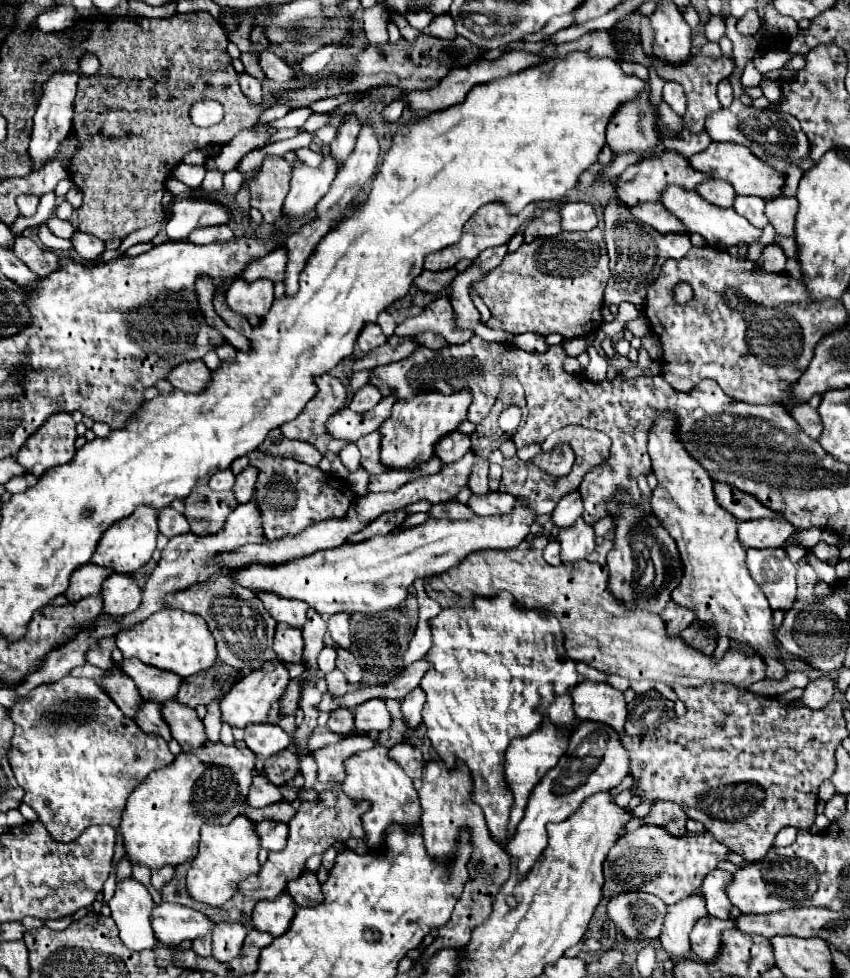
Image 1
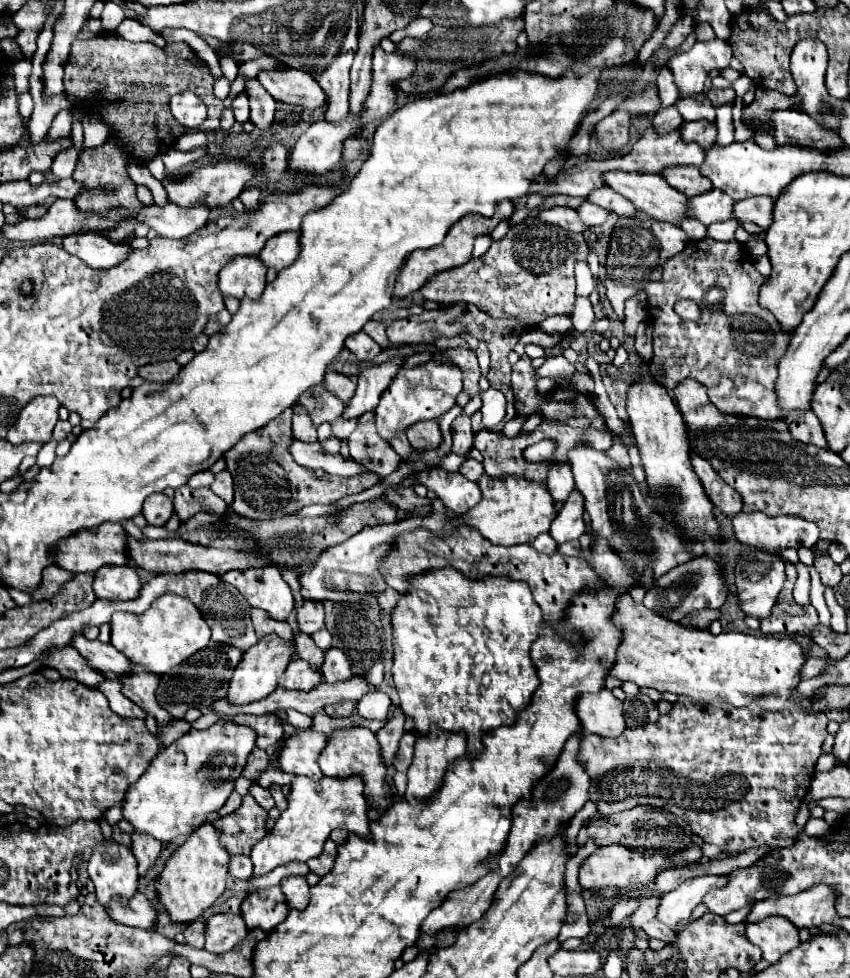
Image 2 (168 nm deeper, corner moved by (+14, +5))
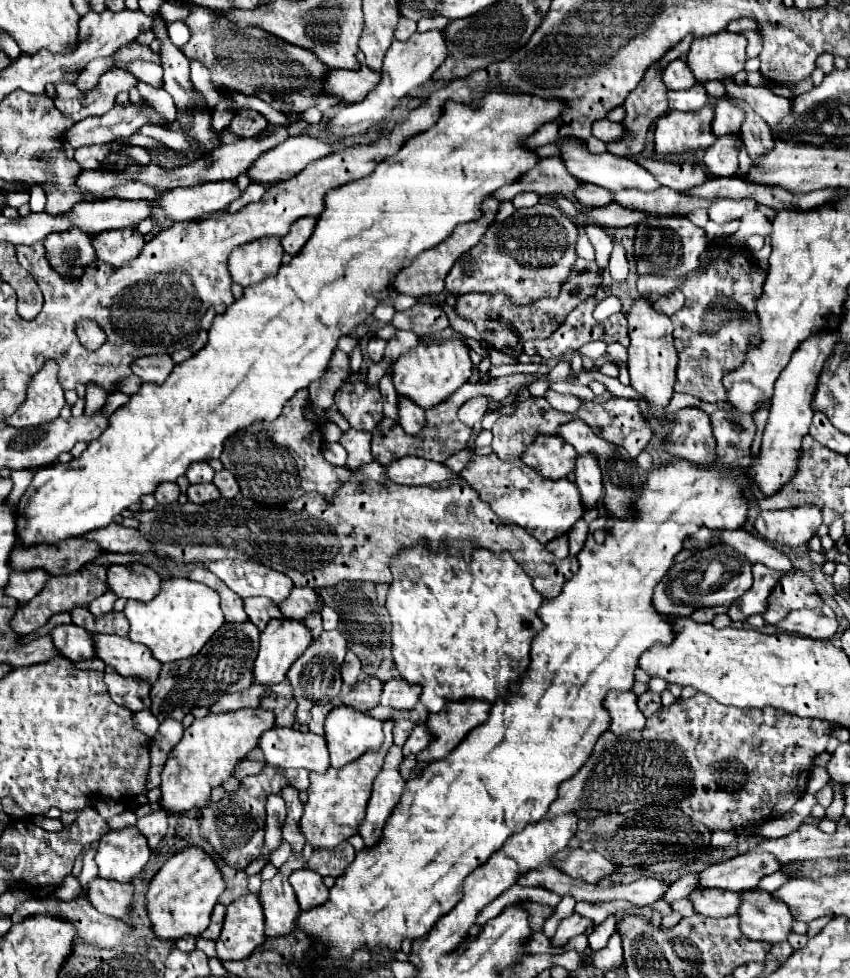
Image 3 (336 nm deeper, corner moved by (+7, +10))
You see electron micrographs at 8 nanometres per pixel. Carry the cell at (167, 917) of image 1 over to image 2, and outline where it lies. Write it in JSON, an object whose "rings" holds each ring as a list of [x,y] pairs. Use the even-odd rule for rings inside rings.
{"rings":[[[136,892],[128,902],[112,902],[112,906],[106,906],[106,912],[114,922],[132,928],[152,930],[156,924],[156,912],[142,892]]]}

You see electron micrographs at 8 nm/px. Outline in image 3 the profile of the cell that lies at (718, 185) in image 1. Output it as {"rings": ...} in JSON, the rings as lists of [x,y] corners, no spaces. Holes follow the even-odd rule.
{"rings":[[[637,157],[637,161],[655,175],[655,179],[671,189],[693,189],[709,181],[709,173],[705,171],[703,165],[697,163],[669,163],[661,159],[647,159],[647,157]]]}

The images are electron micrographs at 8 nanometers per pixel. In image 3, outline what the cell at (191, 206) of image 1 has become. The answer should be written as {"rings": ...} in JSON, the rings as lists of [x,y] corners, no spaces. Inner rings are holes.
{"rings":[[[289,137],[281,145],[269,149],[261,157],[253,161],[253,165],[245,171],[251,181],[257,183],[275,183],[287,181],[303,171],[311,161],[321,159],[329,153],[329,147],[317,137]]]}

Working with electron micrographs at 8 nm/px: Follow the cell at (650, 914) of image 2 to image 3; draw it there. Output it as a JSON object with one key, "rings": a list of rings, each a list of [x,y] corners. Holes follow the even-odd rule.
{"rings":[[[687,873],[667,889],[667,893],[663,895],[663,901],[667,901],[671,905],[679,899],[685,899],[685,897],[689,897],[691,889],[695,889],[695,885],[697,885],[697,873]]]}

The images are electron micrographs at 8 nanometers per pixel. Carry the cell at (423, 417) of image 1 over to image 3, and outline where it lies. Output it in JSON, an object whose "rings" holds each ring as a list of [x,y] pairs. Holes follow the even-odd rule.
{"rings":[[[449,339],[443,343],[431,343],[431,345],[419,343],[417,349],[399,357],[399,361],[395,363],[395,369],[391,371],[393,371],[393,385],[401,397],[411,399],[421,409],[431,409],[469,381],[471,367],[473,363],[469,359],[469,347],[465,345],[465,341]]]}

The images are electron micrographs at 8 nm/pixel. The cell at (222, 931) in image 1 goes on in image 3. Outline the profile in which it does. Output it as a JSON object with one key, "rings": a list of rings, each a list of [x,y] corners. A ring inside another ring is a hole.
{"rings":[[[257,895],[239,897],[227,907],[221,937],[217,939],[219,959],[243,959],[265,941],[263,911]]]}

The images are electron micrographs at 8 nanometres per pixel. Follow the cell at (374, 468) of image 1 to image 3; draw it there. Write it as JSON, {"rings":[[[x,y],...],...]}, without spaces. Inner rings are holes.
{"rings":[[[486,356],[478,365],[480,373],[472,374],[469,378],[469,383],[463,385],[463,389],[457,389],[447,401],[443,401],[443,405],[437,405],[435,409],[429,409],[425,413],[427,415],[427,423],[421,429],[423,433],[419,433],[419,435],[407,435],[407,433],[403,433],[403,429],[399,425],[395,425],[391,419],[383,417],[379,421],[379,425],[371,431],[371,435],[373,435],[371,437],[371,453],[373,453],[373,459],[377,463],[381,463],[381,465],[389,465],[389,463],[393,463],[393,461],[397,461],[397,459],[401,459],[405,455],[415,455],[415,457],[421,457],[421,459],[431,459],[431,461],[441,461],[443,463],[453,453],[465,449],[467,443],[469,443],[469,439],[471,439],[473,429],[467,427],[467,425],[461,425],[461,421],[457,419],[457,409],[465,401],[469,401],[469,399],[473,399],[477,395],[493,395],[495,399],[505,399],[509,395],[515,395],[515,391],[525,385],[527,377],[531,377],[531,375],[523,375],[521,373],[521,375],[509,375],[509,377],[489,379],[487,383],[483,383],[480,379],[488,371],[488,365],[491,365],[490,358]]]}

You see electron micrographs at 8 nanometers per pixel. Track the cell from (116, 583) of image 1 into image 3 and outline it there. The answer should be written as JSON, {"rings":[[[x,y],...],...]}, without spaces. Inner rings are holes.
{"rings":[[[111,565],[107,569],[109,589],[123,599],[149,601],[159,593],[159,575],[149,565]]]}

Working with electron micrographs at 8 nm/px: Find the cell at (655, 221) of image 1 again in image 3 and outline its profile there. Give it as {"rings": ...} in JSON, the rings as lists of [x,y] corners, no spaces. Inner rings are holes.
{"rings":[[[583,185],[579,191],[575,191],[575,199],[583,207],[605,207],[607,199],[611,199],[613,193],[599,187],[599,185]]]}

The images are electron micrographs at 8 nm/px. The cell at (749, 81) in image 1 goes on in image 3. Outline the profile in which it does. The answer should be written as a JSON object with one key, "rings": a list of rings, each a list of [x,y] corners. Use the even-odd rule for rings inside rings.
{"rings":[[[733,133],[733,135],[723,135],[715,141],[717,147],[709,147],[705,151],[705,167],[709,169],[711,175],[721,175],[721,177],[729,177],[729,175],[735,175],[737,171],[737,155],[739,155],[739,149],[737,149],[737,143],[739,143],[739,135]]]}

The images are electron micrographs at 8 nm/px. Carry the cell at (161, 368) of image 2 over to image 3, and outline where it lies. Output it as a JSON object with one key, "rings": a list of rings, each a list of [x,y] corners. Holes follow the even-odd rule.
{"rings":[[[149,355],[149,357],[139,357],[133,361],[131,369],[141,381],[151,381],[151,383],[163,383],[169,373],[173,371],[175,363],[169,355]]]}

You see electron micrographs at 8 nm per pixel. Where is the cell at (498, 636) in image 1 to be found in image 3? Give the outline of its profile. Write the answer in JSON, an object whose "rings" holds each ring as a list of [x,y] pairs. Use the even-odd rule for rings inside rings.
{"rings":[[[403,549],[395,561],[391,561],[391,573],[393,573],[393,583],[387,593],[387,609],[391,613],[391,643],[393,643],[393,659],[395,667],[401,673],[405,681],[417,683],[421,687],[421,697],[419,701],[427,707],[429,713],[439,713],[447,705],[447,701],[465,701],[465,699],[483,699],[487,703],[495,703],[499,697],[505,697],[509,693],[509,687],[513,683],[519,683],[523,673],[527,671],[531,663],[531,641],[533,637],[543,629],[543,621],[539,619],[539,607],[543,605],[541,593],[535,591],[531,577],[517,565],[515,559],[509,555],[493,555],[489,551],[475,551],[471,555],[471,563],[467,563],[461,555],[451,555],[451,553],[433,553],[429,549]]]}

